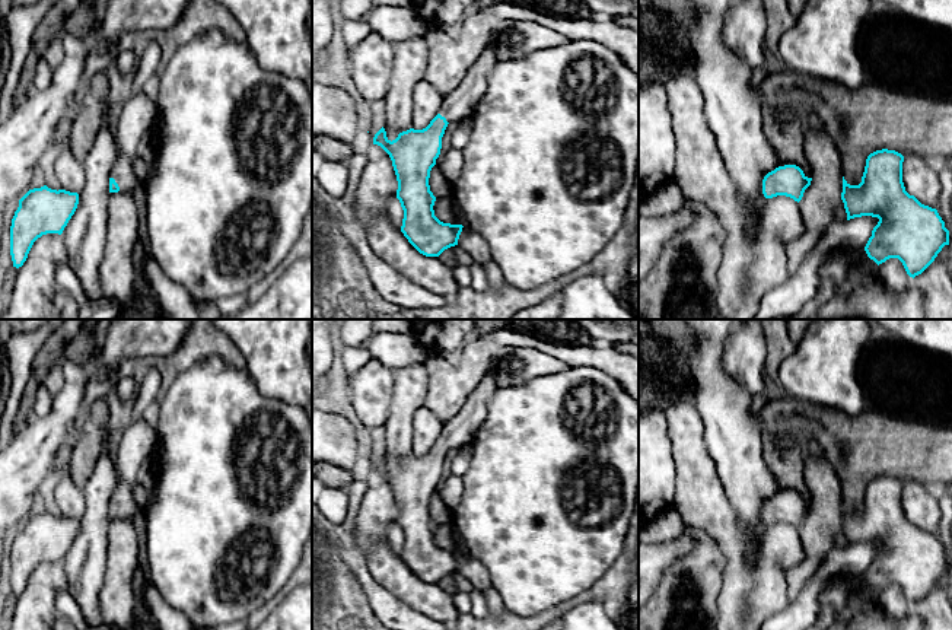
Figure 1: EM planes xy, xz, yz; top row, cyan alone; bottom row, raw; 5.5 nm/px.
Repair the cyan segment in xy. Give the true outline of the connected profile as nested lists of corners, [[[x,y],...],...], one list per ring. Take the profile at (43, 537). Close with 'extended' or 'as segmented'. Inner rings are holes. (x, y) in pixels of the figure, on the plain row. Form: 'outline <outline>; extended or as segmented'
outline [[[47,512],[29,516],[20,526],[10,553],[10,582],[19,595],[34,569],[47,560],[61,561],[79,531],[79,521],[51,516]]]; as segmented

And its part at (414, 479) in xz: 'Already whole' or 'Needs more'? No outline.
Needs more

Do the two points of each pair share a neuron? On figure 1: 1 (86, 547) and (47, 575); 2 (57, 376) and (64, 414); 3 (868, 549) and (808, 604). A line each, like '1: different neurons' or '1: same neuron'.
1: different neurons
2: different neurons
3: same neuron

